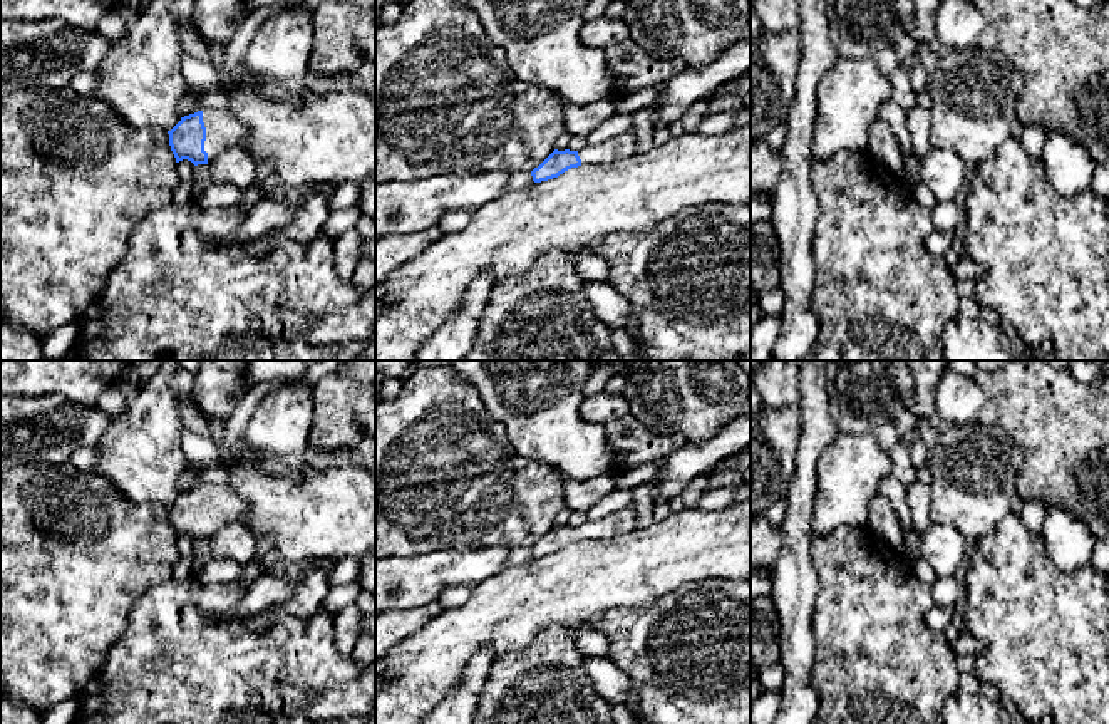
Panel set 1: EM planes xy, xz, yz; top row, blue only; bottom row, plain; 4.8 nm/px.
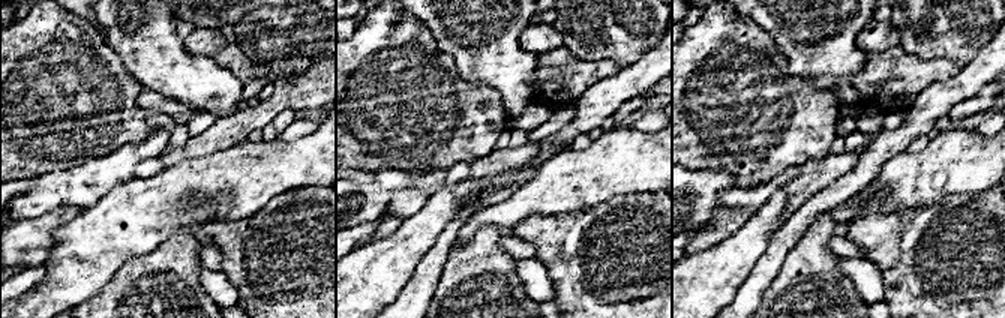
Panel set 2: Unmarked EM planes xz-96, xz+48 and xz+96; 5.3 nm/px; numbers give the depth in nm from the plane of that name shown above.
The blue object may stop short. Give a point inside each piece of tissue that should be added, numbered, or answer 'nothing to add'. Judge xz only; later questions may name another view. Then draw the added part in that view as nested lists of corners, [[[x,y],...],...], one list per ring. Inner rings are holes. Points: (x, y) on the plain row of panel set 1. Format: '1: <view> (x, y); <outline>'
1: xz (625, 520); [[[635,506],[618,509],[601,520],[586,520],[578,526],[581,540],[608,540],[637,528],[638,515]]]

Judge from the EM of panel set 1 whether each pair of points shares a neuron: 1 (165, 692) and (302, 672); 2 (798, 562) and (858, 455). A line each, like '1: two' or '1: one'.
1: one
2: two

